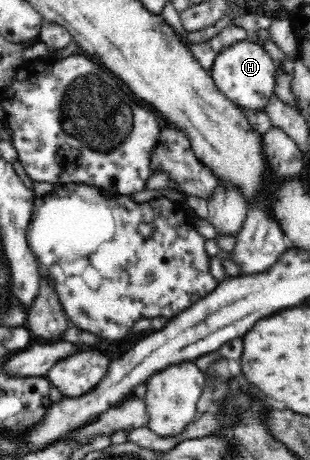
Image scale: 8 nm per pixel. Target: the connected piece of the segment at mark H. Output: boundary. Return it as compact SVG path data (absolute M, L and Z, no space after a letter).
M247 39L234 41L218 51L214 63L209 70L216 87L239 107L248 109L264 109L270 95L274 94L274 75L276 64L272 57L259 43Z

